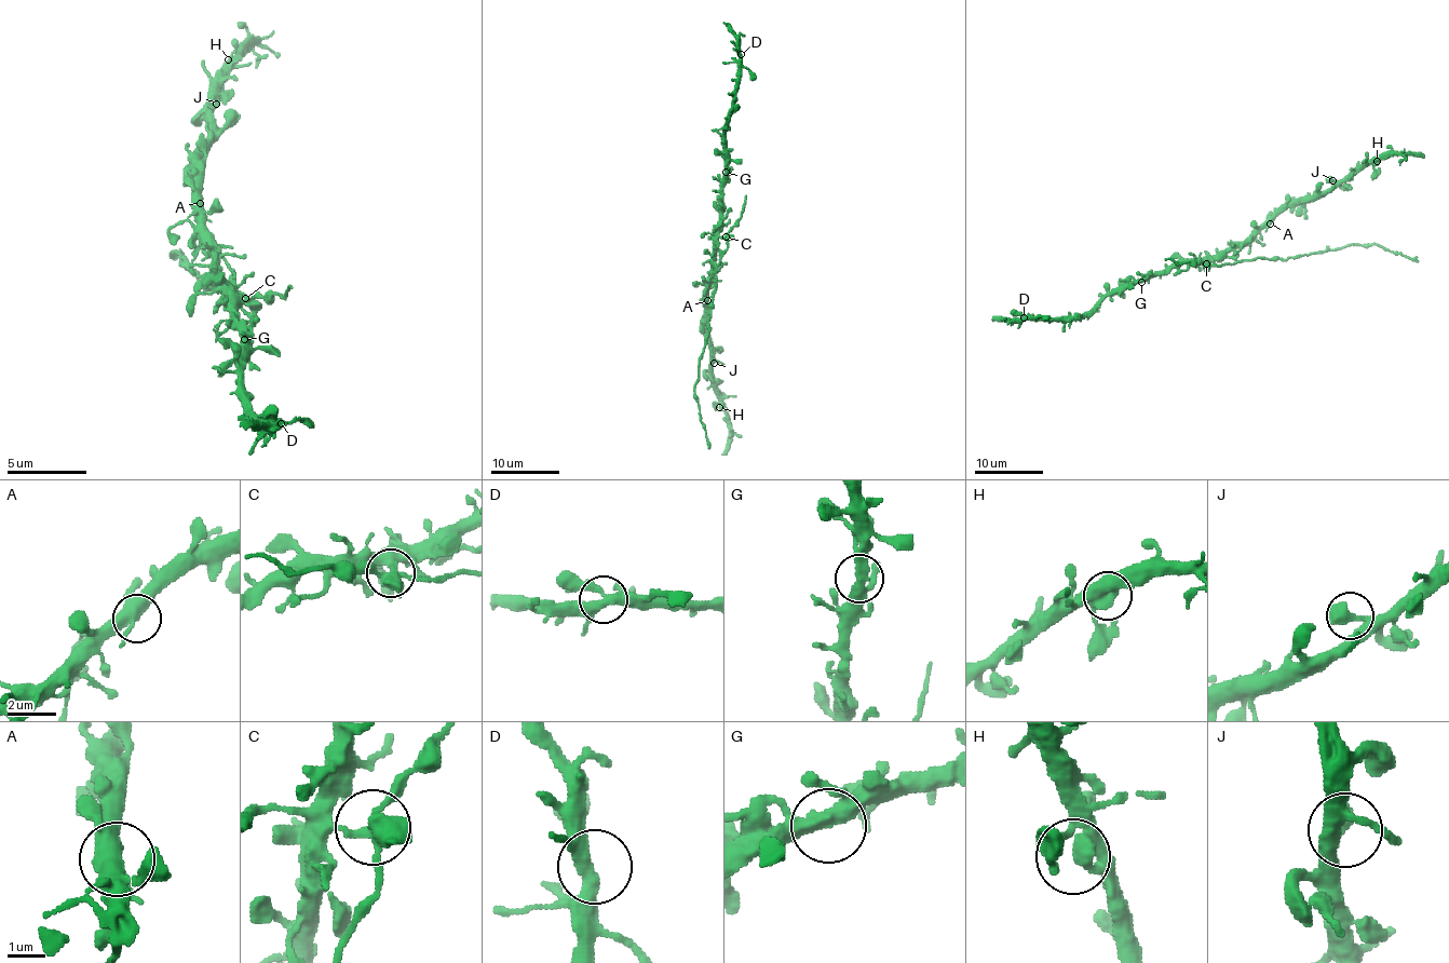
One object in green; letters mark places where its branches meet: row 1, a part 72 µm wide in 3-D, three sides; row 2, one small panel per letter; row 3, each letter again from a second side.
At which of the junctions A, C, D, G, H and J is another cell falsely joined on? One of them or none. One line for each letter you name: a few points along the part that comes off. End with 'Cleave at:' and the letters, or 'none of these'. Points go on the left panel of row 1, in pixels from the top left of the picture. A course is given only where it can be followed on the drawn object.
Cleave at: none of these

